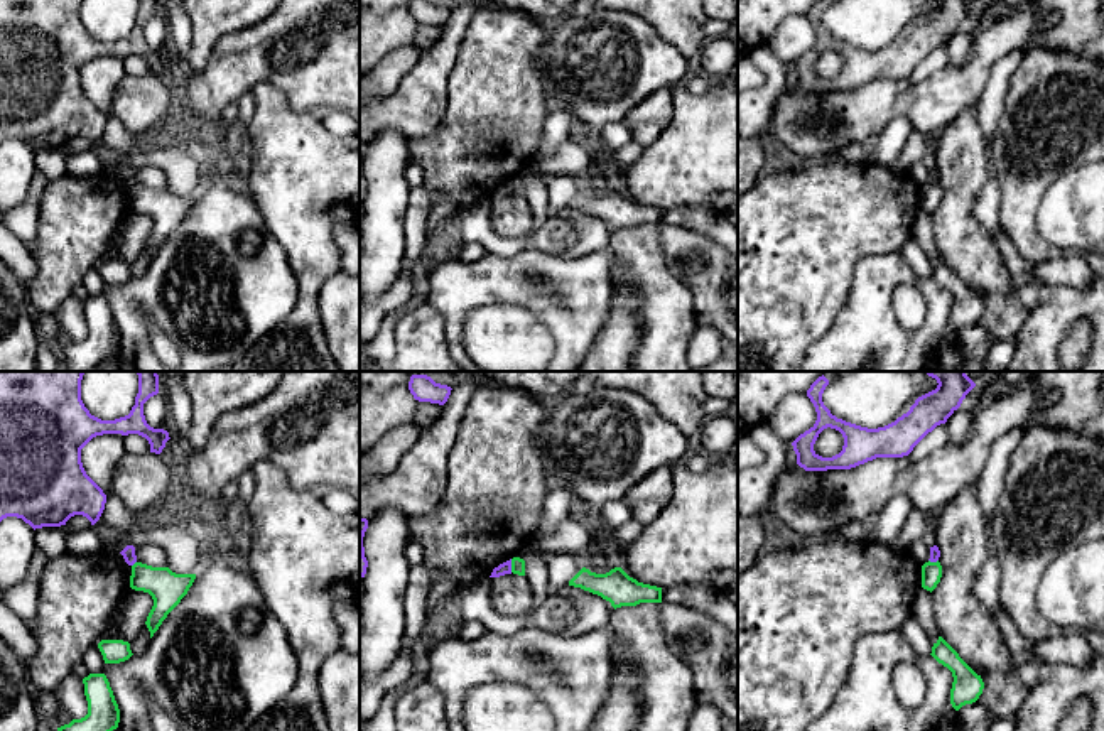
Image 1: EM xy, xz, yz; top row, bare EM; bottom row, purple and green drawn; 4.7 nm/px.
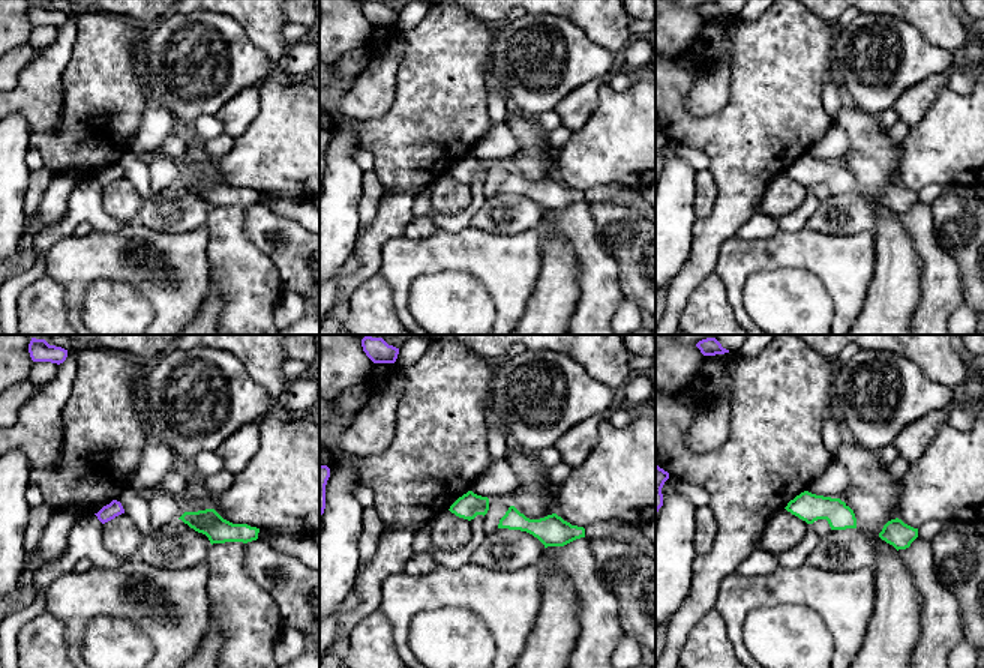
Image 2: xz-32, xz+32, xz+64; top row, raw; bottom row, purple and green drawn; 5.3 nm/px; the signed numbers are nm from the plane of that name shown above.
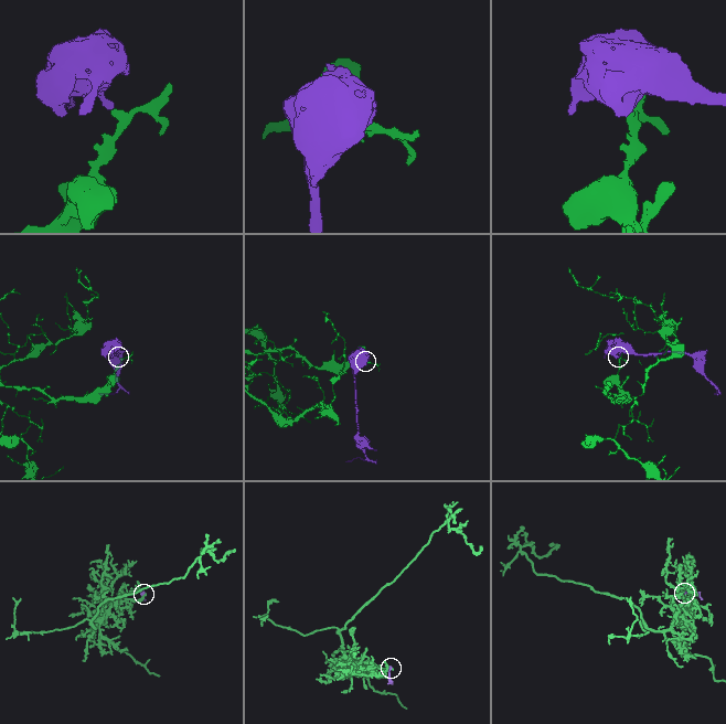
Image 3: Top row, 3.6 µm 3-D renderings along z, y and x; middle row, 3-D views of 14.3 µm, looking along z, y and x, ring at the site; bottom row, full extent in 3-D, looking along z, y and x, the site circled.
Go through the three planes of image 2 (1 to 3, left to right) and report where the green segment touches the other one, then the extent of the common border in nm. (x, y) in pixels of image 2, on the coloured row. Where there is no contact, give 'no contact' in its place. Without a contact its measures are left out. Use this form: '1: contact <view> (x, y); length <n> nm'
1: no contact
2: no contact
3: no contact

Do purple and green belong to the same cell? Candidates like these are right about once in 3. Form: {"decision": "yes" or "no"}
{"decision": "no"}

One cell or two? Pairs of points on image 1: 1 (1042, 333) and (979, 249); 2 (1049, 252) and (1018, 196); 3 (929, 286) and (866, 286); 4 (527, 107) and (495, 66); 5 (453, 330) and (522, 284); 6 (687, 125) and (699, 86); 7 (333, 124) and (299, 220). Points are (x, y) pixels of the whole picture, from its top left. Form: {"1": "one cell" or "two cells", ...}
{"1": "two cells", "2": "one cell", "3": "one cell", "4": "one cell", "5": "one cell", "6": "two cells", "7": "two cells"}

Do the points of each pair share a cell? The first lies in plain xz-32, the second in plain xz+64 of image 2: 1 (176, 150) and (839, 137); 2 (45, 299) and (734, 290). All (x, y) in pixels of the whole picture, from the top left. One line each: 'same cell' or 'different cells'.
1: same cell
2: different cells

